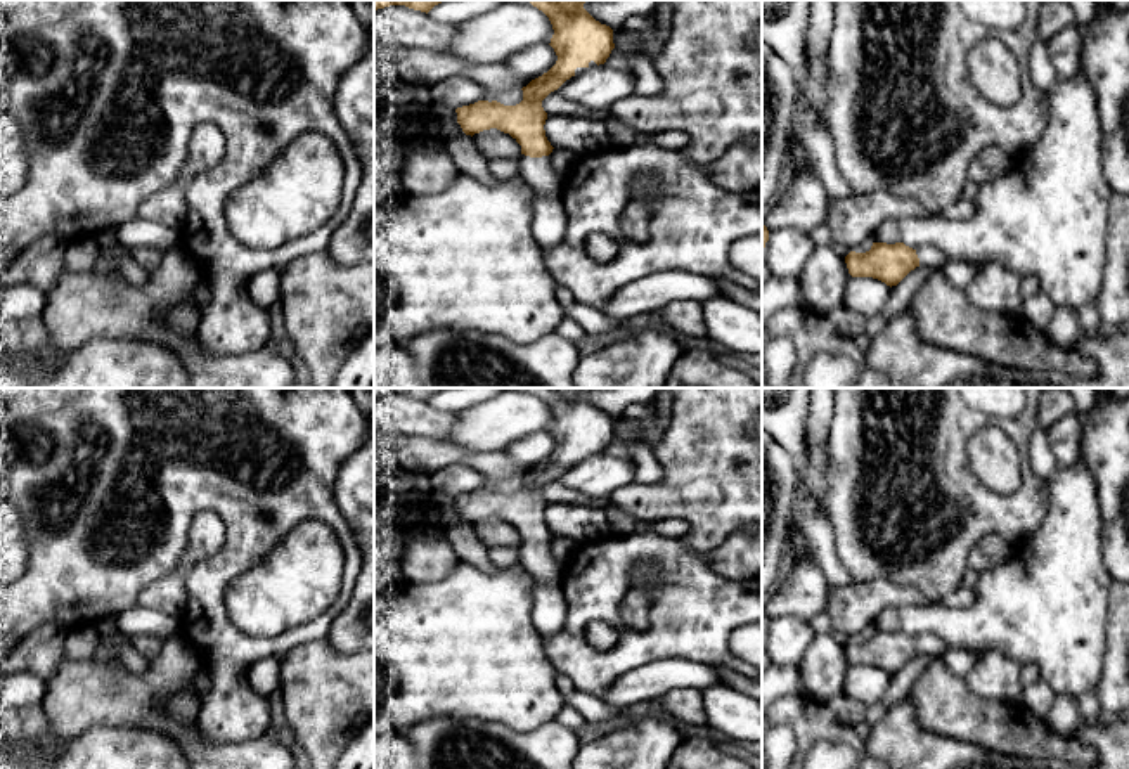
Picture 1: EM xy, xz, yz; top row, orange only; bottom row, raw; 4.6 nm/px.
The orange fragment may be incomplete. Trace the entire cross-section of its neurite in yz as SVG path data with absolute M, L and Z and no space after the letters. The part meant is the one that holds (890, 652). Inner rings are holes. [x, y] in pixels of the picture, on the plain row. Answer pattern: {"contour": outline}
{"contour": "M873 630L866 641L850 639L845 651L852 665L873 665L892 675L919 653L942 658L947 644L933 634L913 637L904 630Z"}

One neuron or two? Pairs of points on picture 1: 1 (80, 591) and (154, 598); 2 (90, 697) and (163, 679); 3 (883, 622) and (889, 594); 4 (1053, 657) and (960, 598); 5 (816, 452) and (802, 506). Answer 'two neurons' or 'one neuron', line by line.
1: two neurons
2: one neuron
3: two neurons
4: two neurons
5: two neurons

